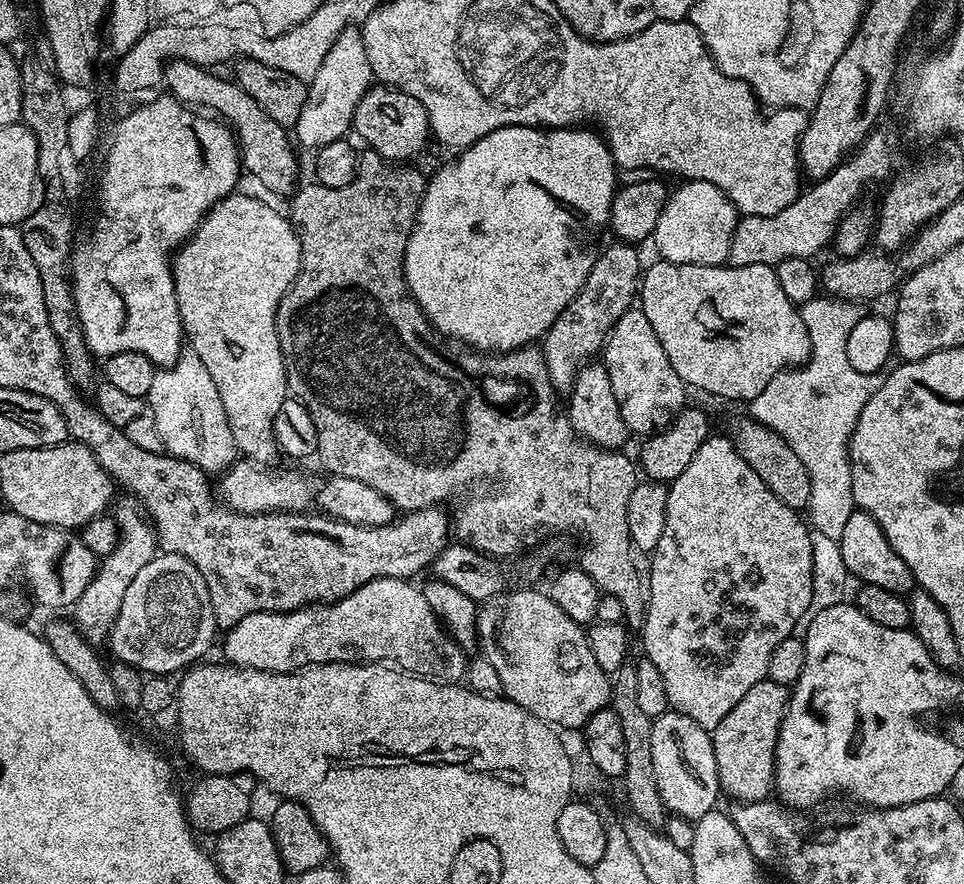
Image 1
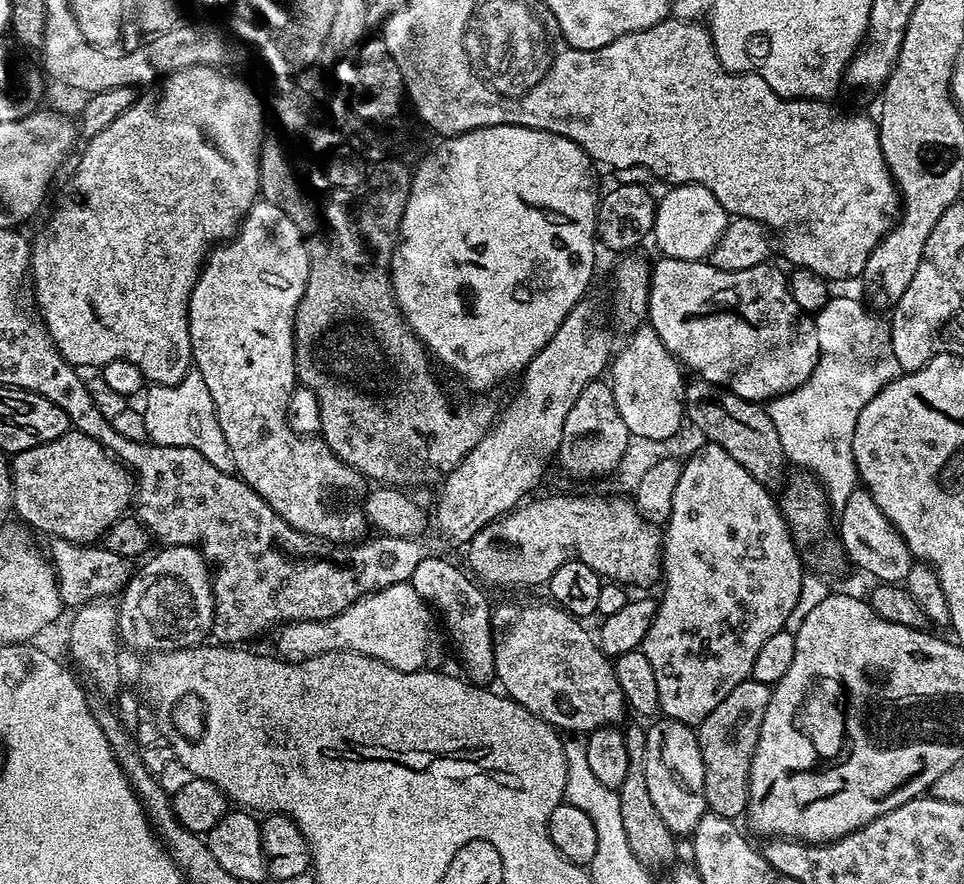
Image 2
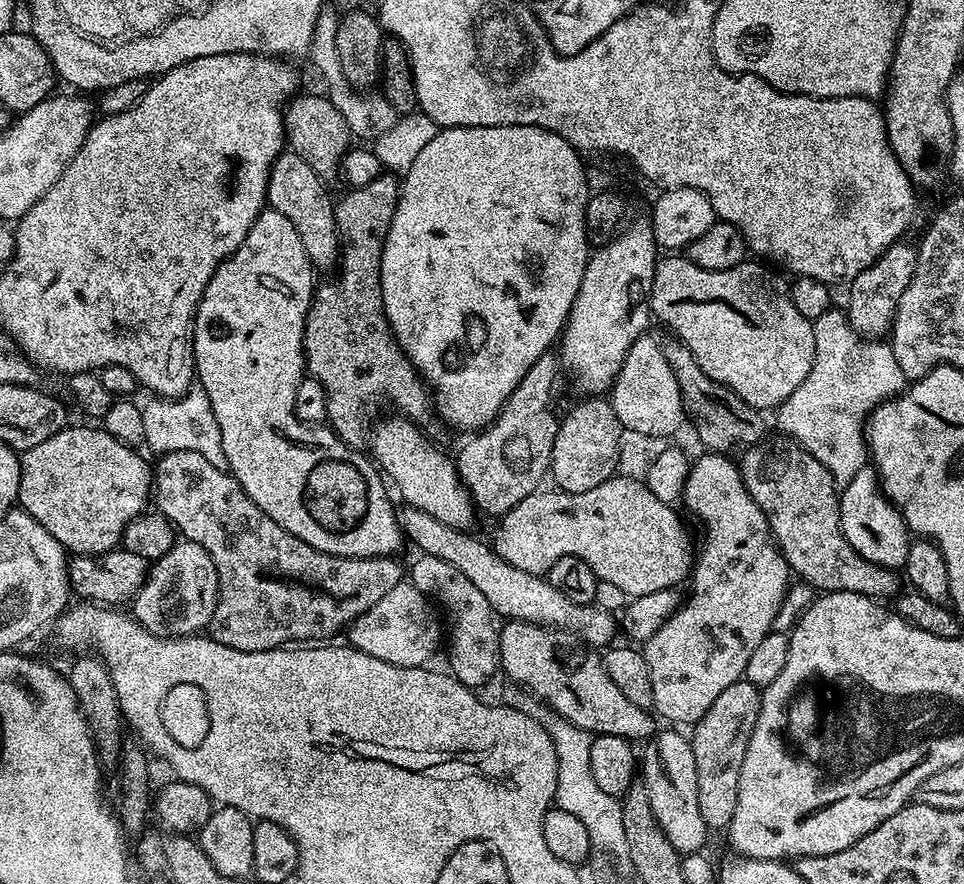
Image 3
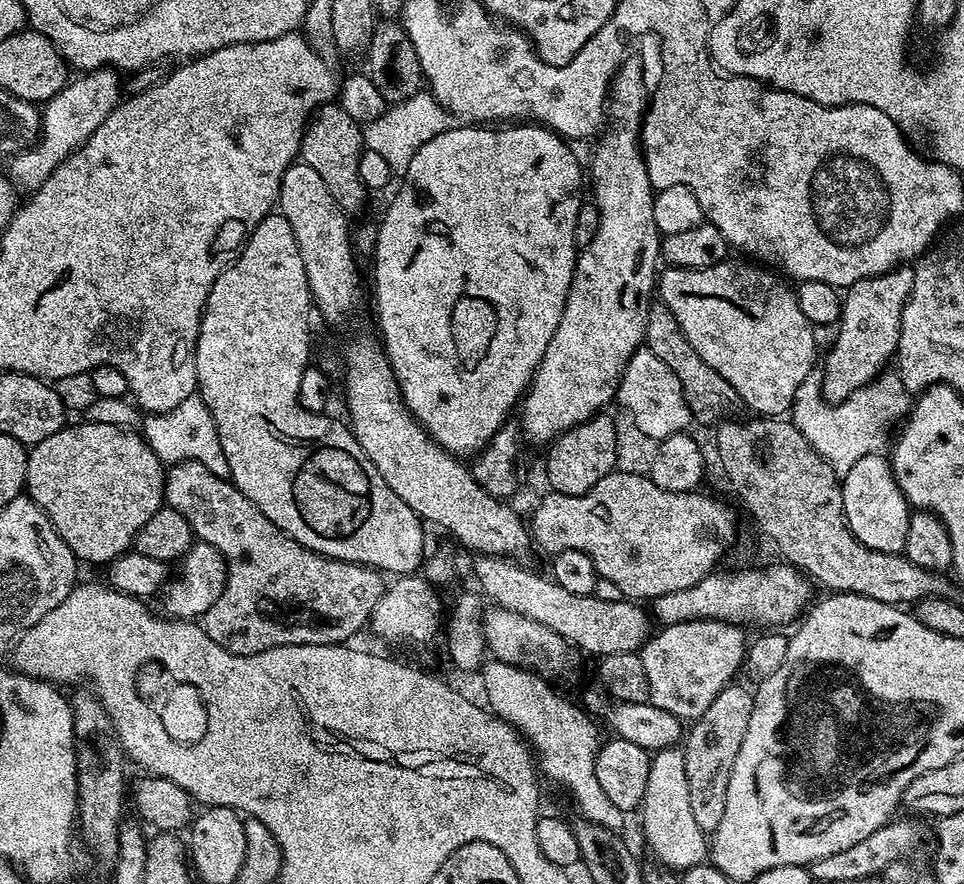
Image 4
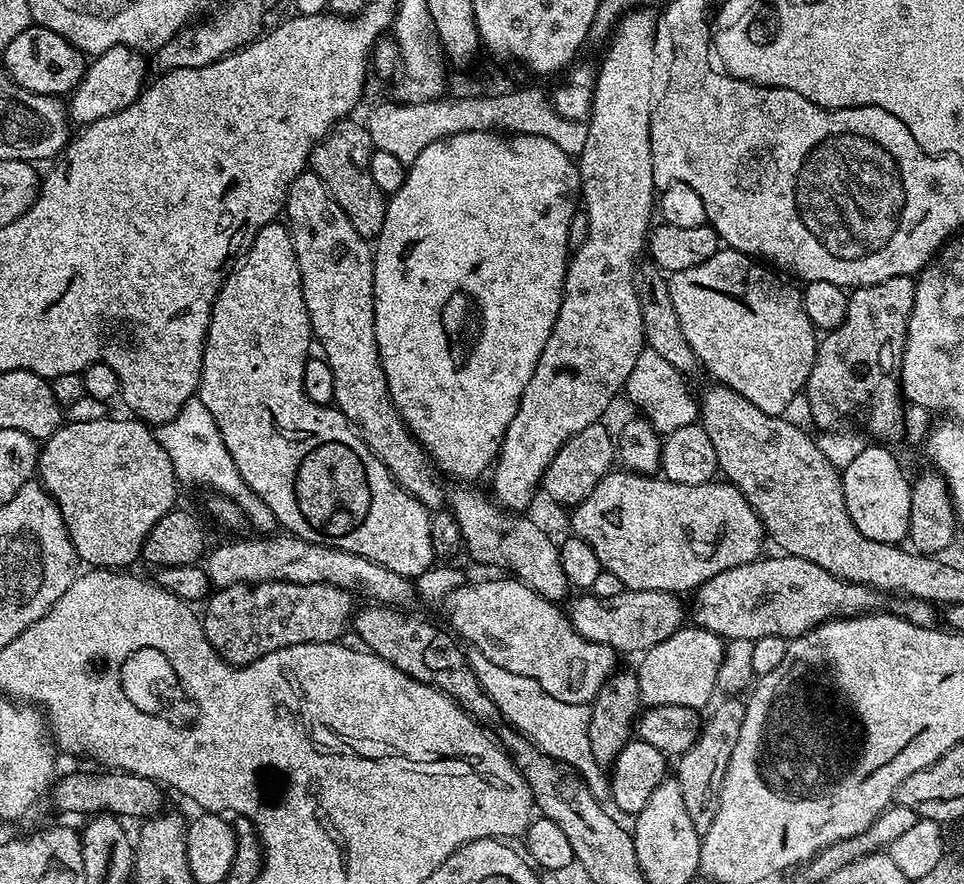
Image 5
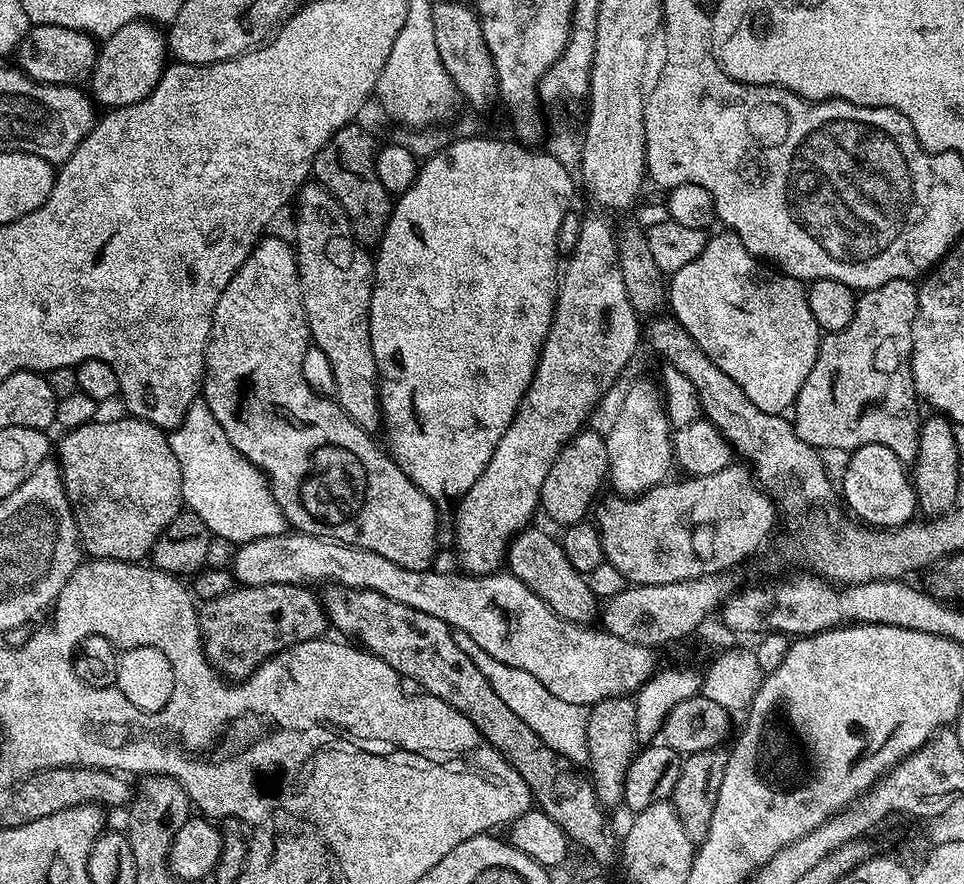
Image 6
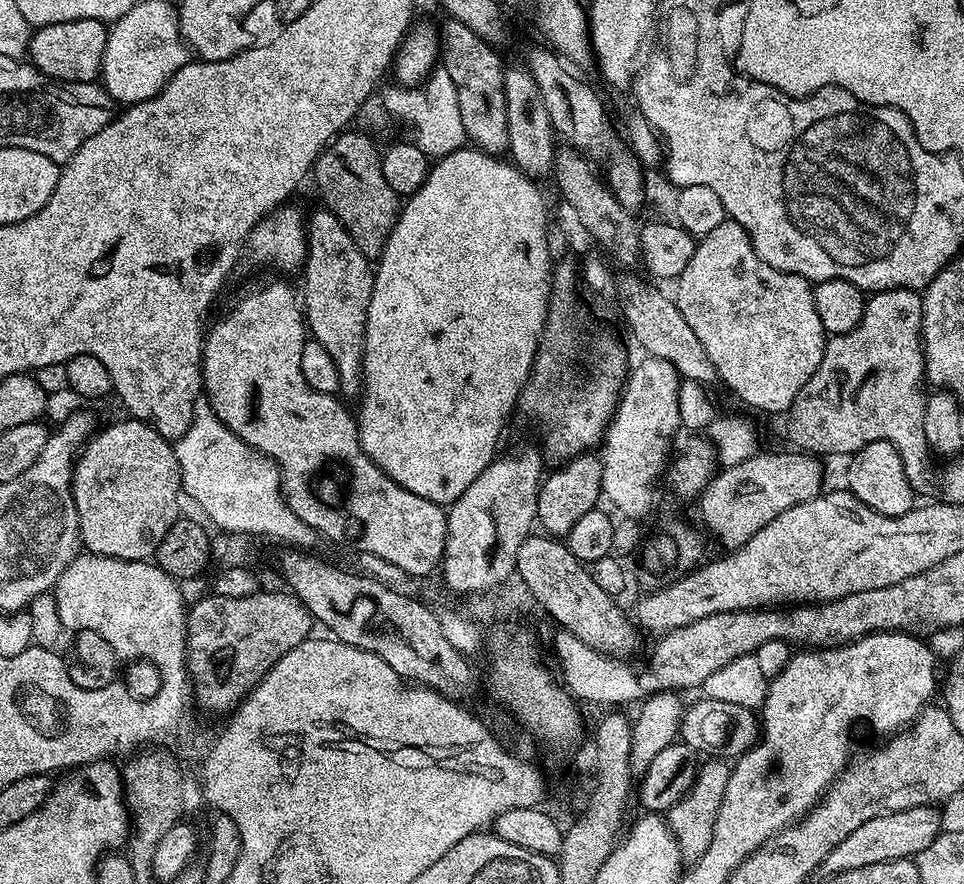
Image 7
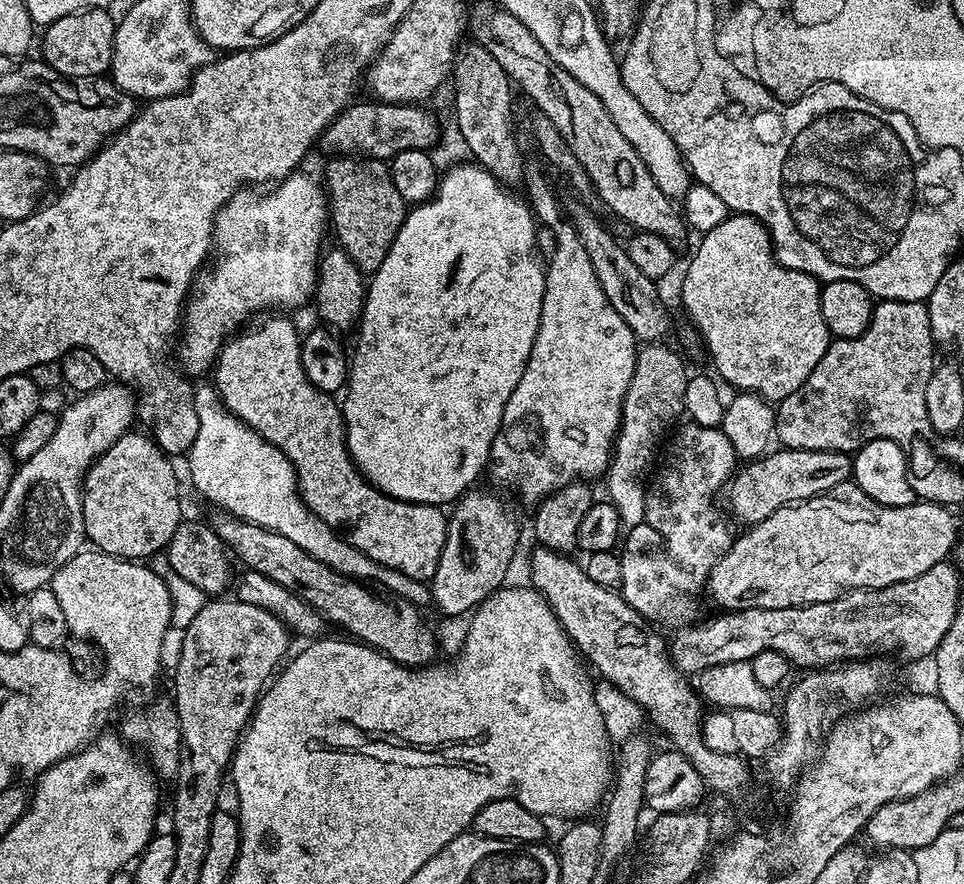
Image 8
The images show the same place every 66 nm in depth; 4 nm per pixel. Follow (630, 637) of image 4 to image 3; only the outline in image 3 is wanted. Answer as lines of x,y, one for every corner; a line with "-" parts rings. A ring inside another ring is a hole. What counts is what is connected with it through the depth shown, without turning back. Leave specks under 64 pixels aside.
401,507
398,512
400,526
405,537
408,536
420,547
419,551
426,555
445,559
451,565
462,570
470,582
478,586
492,607
497,617
504,616
508,620
525,620
528,624
542,624
546,628
558,628
571,632
583,643
596,650
604,650
613,643
618,636
618,620
613,613
597,608
595,604
575,604
562,594
562,590
554,590
544,576
526,574
526,570
518,570
510,566
495,551
491,545
479,540
468,530
451,528
438,518
430,518
417,508

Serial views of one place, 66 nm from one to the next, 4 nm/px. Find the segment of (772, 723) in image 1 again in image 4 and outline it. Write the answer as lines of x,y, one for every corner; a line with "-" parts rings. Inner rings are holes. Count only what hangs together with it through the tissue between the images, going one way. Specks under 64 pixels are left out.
733,682
720,691
714,702
710,702
706,714
691,721
689,732
687,729
682,751
686,778
690,782
690,807
698,826
702,826
706,834
716,832
718,822
722,822
722,814
726,811
726,788
730,786
730,770
734,770
734,758
738,758
738,746
742,746
742,738
746,738
746,726
750,726
753,710
753,693
747,692
740,682

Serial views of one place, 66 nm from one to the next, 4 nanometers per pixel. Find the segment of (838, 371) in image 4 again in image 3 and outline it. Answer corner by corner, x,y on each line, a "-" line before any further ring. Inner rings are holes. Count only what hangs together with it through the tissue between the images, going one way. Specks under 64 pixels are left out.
908,243
891,244
871,266
850,281
852,289
848,292
846,315
854,331
865,338
884,338
892,331
898,302
902,302
902,294
906,294
906,286
910,286
916,269
918,248
915,243

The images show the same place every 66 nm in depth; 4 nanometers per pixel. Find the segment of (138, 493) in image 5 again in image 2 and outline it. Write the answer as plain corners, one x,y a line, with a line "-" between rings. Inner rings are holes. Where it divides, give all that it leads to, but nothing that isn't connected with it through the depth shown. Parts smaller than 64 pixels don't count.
75,430
54,442
15,453
10,467
15,515
20,515
29,529
45,532
48,538
96,544
134,500
133,473
94,438

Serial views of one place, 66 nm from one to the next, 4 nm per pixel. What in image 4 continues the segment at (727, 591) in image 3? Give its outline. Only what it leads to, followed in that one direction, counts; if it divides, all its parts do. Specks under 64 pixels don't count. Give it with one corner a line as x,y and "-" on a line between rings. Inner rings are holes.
687,620
661,627
639,649
642,666
646,666
646,682
650,682
648,700
662,710
670,710
684,722
691,722
697,716
706,714
710,702
714,702
720,691
737,679
736,671
741,671
746,651
744,632
741,625
727,620

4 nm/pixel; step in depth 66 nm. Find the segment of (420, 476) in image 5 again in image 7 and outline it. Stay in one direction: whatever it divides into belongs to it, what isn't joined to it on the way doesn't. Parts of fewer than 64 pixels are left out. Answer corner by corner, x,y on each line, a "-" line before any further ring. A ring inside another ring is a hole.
317,208
306,220
308,257
302,269
302,311
311,339
326,346
326,352
334,358
334,366
338,366
340,392
355,397
361,391
364,375
364,331
374,268
369,257
358,250
340,219
329,208

